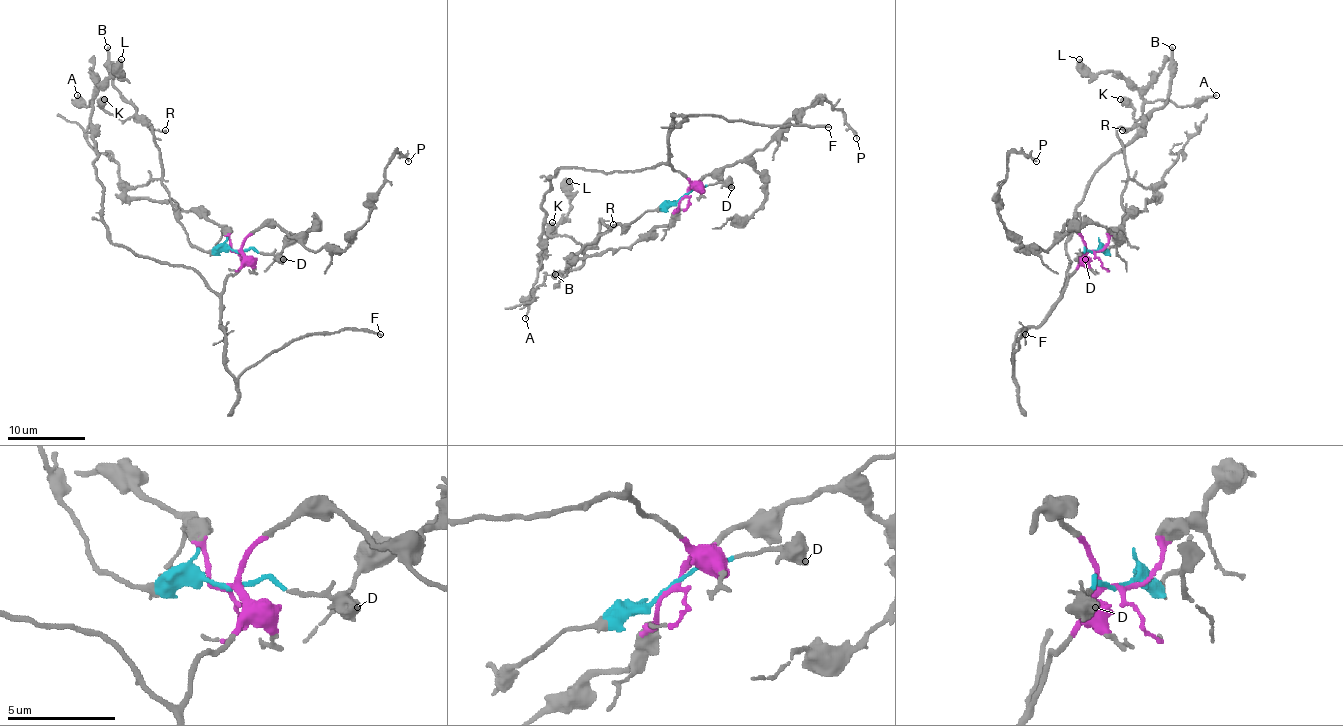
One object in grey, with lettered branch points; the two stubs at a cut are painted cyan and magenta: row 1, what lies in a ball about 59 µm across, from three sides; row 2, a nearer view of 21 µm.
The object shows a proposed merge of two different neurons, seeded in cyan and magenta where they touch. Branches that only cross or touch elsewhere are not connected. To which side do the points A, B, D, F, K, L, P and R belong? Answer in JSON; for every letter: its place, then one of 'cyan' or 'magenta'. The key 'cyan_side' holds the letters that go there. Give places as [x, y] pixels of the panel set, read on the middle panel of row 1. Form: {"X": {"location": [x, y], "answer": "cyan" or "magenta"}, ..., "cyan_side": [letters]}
{"A": {"location": [525, 318], "answer": "magenta"}, "B": {"location": [555, 274], "answer": "cyan"}, "D": {"location": [731, 187], "answer": "cyan"}, "F": {"location": [828, 127], "answer": "magenta"}, "K": {"location": [552, 222], "answer": "cyan"}, "L": {"location": [569, 181], "answer": "magenta"}, "P": {"location": [856, 138], "answer": "magenta"}, "R": {"location": [613, 224], "answer": "cyan"}, "cyan_side": ["B", "D", "K", "R"]}

